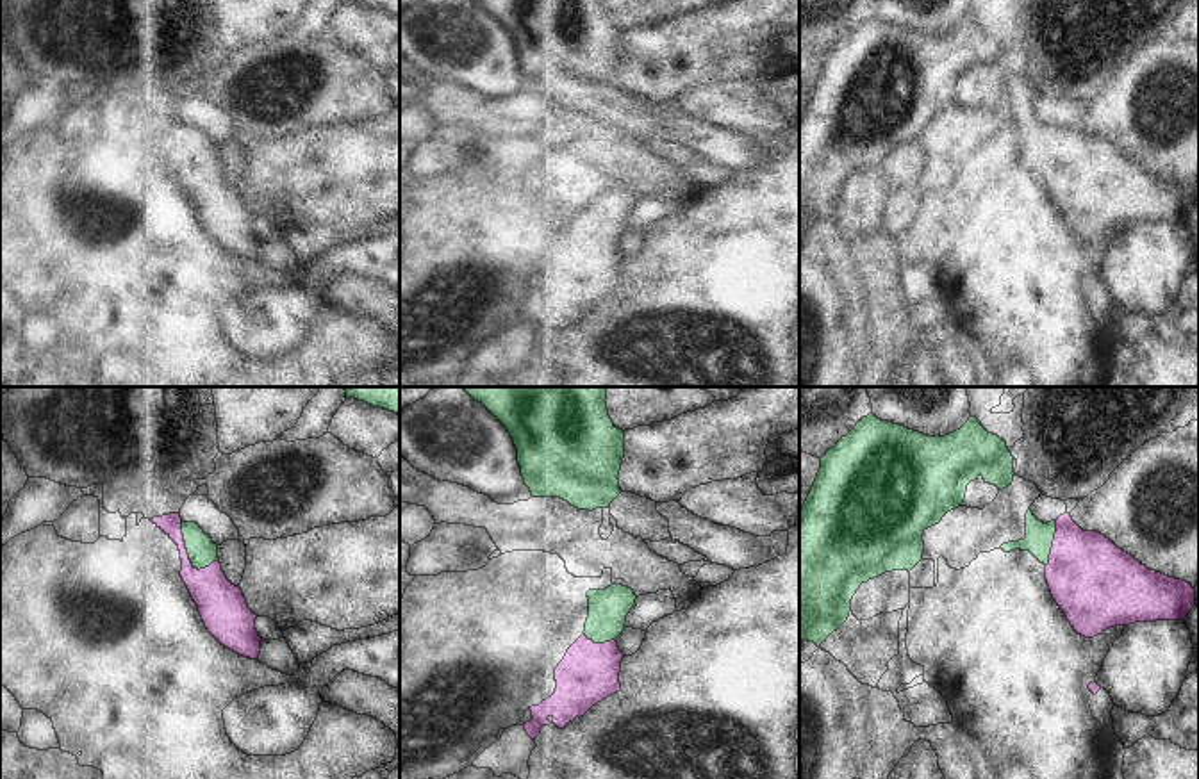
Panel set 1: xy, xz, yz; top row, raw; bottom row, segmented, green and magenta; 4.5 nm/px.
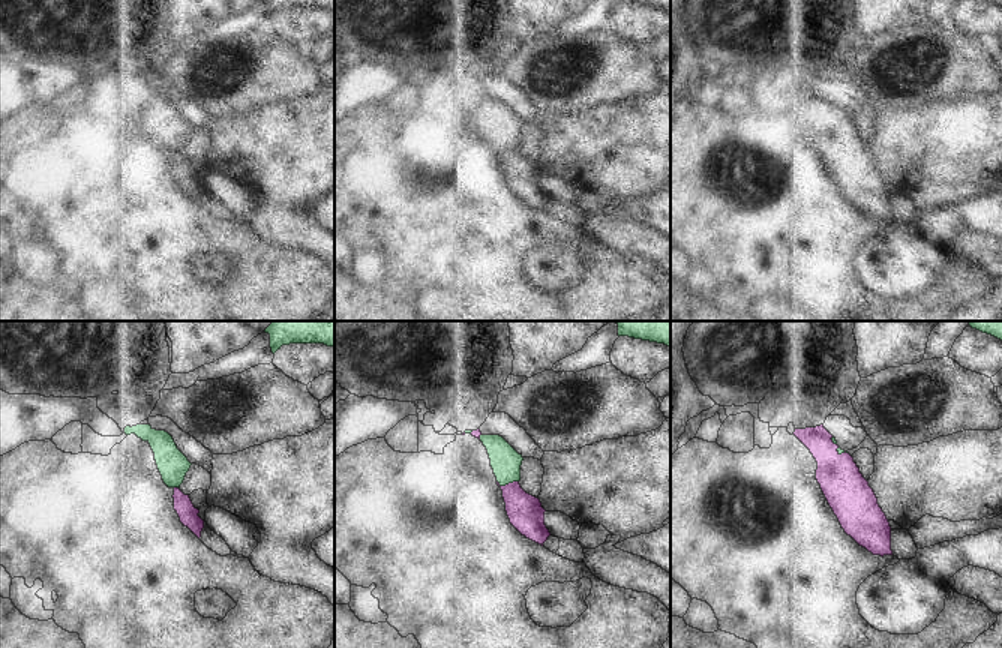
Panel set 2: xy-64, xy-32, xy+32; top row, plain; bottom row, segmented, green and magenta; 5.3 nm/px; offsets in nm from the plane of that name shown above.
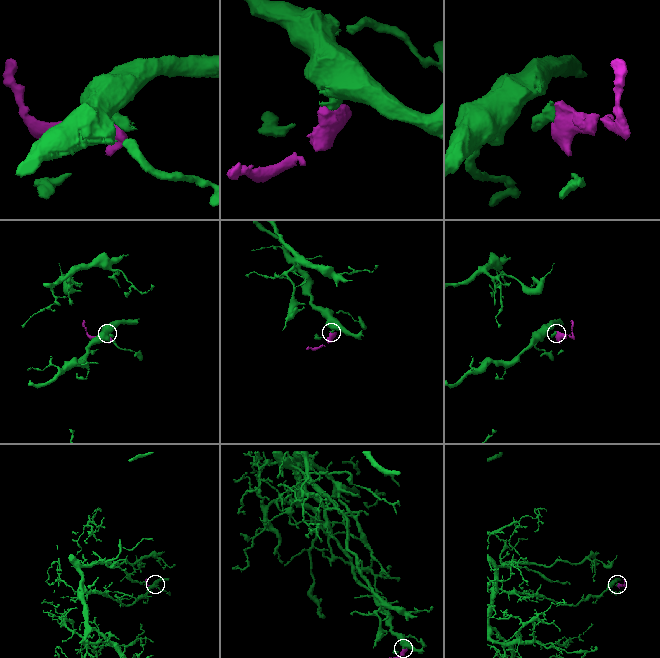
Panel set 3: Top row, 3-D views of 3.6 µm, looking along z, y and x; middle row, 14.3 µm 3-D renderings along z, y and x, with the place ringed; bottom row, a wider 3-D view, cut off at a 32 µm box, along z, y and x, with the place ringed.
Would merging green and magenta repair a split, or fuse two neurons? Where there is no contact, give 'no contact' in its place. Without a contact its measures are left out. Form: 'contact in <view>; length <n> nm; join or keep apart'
contact in xy; length 240 nm; join

